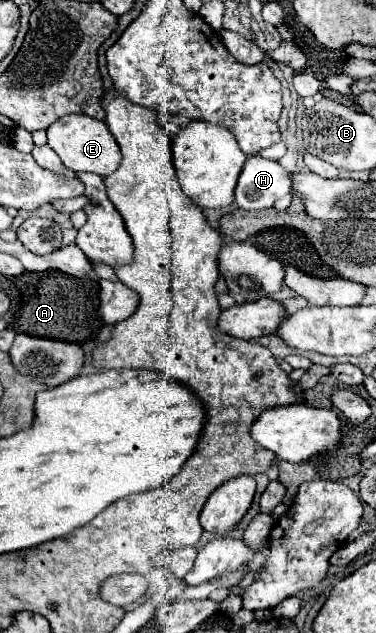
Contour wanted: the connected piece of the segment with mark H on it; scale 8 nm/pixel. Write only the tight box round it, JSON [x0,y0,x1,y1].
[235,156,291,210]

